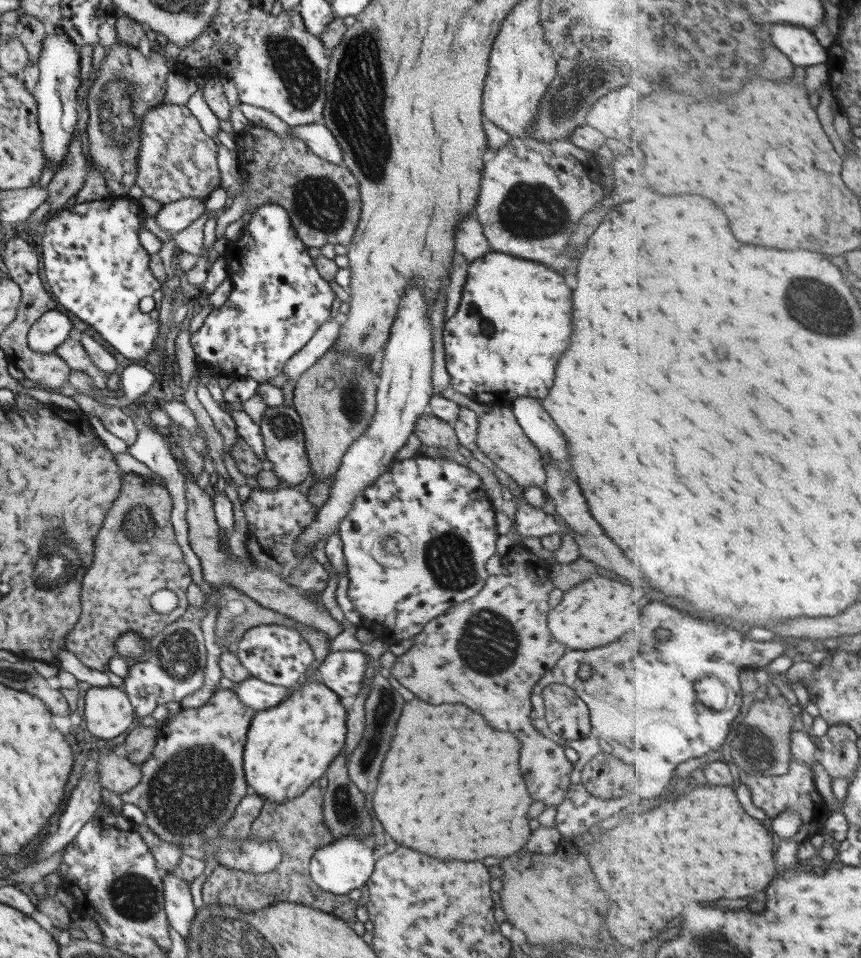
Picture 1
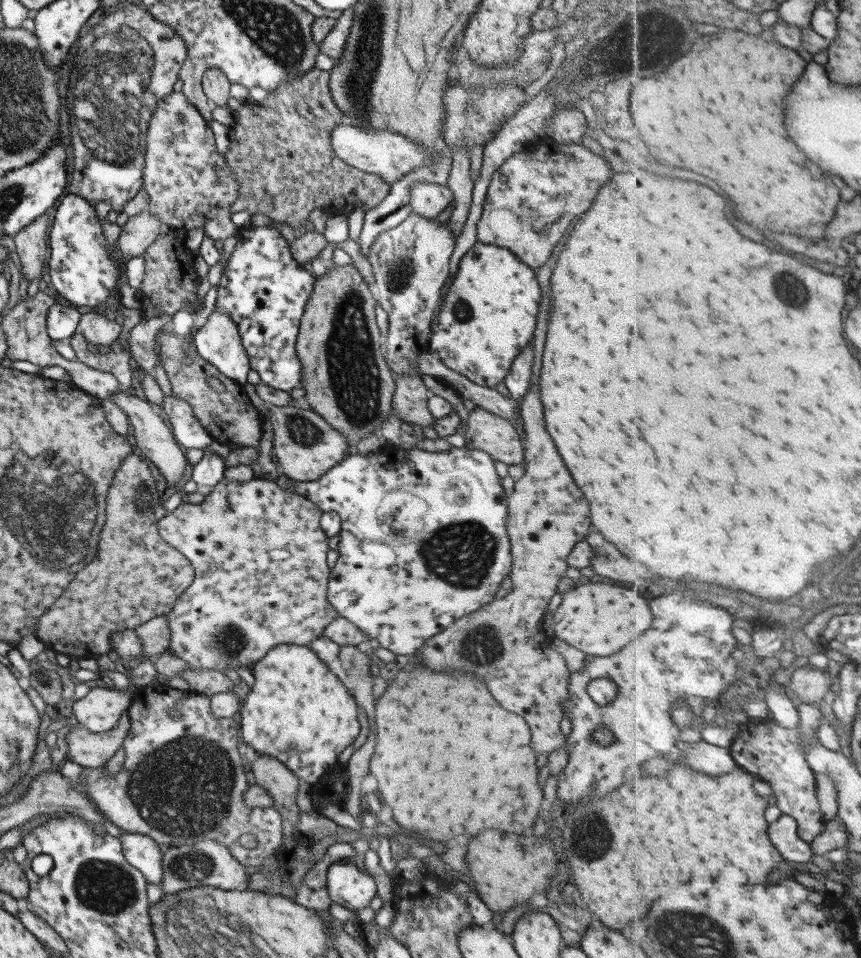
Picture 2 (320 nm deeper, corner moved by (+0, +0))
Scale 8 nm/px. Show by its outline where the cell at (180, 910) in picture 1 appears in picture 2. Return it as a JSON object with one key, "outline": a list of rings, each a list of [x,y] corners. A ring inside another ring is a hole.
{"outline":[[[121,833],[118,839],[128,864],[139,870],[147,883],[160,886],[162,853],[157,843],[152,838],[137,833]]]}

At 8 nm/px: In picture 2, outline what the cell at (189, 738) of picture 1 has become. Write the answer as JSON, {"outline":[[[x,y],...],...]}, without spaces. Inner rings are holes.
{"outline":[[[152,684],[151,686],[134,687],[130,692],[130,703],[126,708],[128,714],[129,726],[125,733],[125,738],[121,743],[121,748],[124,752],[122,760],[122,769],[114,777],[106,777],[104,775],[103,766],[95,767],[94,769],[87,769],[83,772],[83,778],[80,778],[81,784],[74,784],[71,782],[72,787],[75,790],[84,792],[86,797],[98,810],[101,816],[104,816],[107,821],[111,822],[117,829],[124,830],[125,833],[137,833],[140,835],[148,836],[152,838],[156,843],[166,844],[169,846],[181,846],[196,843],[199,841],[217,841],[224,844],[233,855],[233,858],[238,863],[245,866],[257,866],[263,862],[268,856],[273,856],[275,850],[282,845],[284,836],[282,835],[281,818],[277,809],[273,806],[268,806],[265,809],[259,807],[248,807],[244,803],[244,792],[248,789],[247,781],[245,781],[245,773],[241,766],[241,759],[237,753],[236,743],[236,729],[233,719],[227,719],[221,717],[215,718],[209,710],[210,697],[203,694],[193,693],[187,691],[173,690],[168,686]],[[170,708],[176,708],[179,710],[180,717],[171,717],[167,710]],[[241,834],[253,834],[256,840],[256,847],[244,848],[240,847],[237,843],[237,838]]]}

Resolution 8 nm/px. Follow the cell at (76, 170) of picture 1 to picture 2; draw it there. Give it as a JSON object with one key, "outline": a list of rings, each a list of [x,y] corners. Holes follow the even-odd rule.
{"outline":[[[43,214],[30,222],[13,236],[15,254],[19,258],[18,271],[30,283],[32,280],[41,280],[43,262],[48,256],[49,218]]]}

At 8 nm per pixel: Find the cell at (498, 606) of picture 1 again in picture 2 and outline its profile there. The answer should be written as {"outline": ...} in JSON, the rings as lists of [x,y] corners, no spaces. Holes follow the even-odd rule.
{"outline":[[[537,386],[523,396],[519,405],[520,418],[523,421],[523,475],[514,480],[513,490],[507,495],[506,531],[509,537],[509,556],[511,569],[508,577],[511,579],[511,591],[501,599],[493,599],[489,605],[475,610],[451,623],[441,632],[428,638],[413,654],[414,660],[431,668],[431,670],[463,670],[477,674],[489,694],[509,712],[519,714],[527,720],[531,730],[531,748],[537,754],[547,754],[557,750],[566,741],[559,729],[562,702],[568,697],[567,679],[570,672],[567,670],[564,658],[555,652],[549,644],[549,632],[542,624],[542,619],[549,604],[549,598],[557,592],[557,584],[564,577],[568,565],[565,560],[571,553],[571,548],[592,530],[589,518],[589,504],[573,484],[569,472],[565,470],[555,446],[545,432],[541,404]]]}

